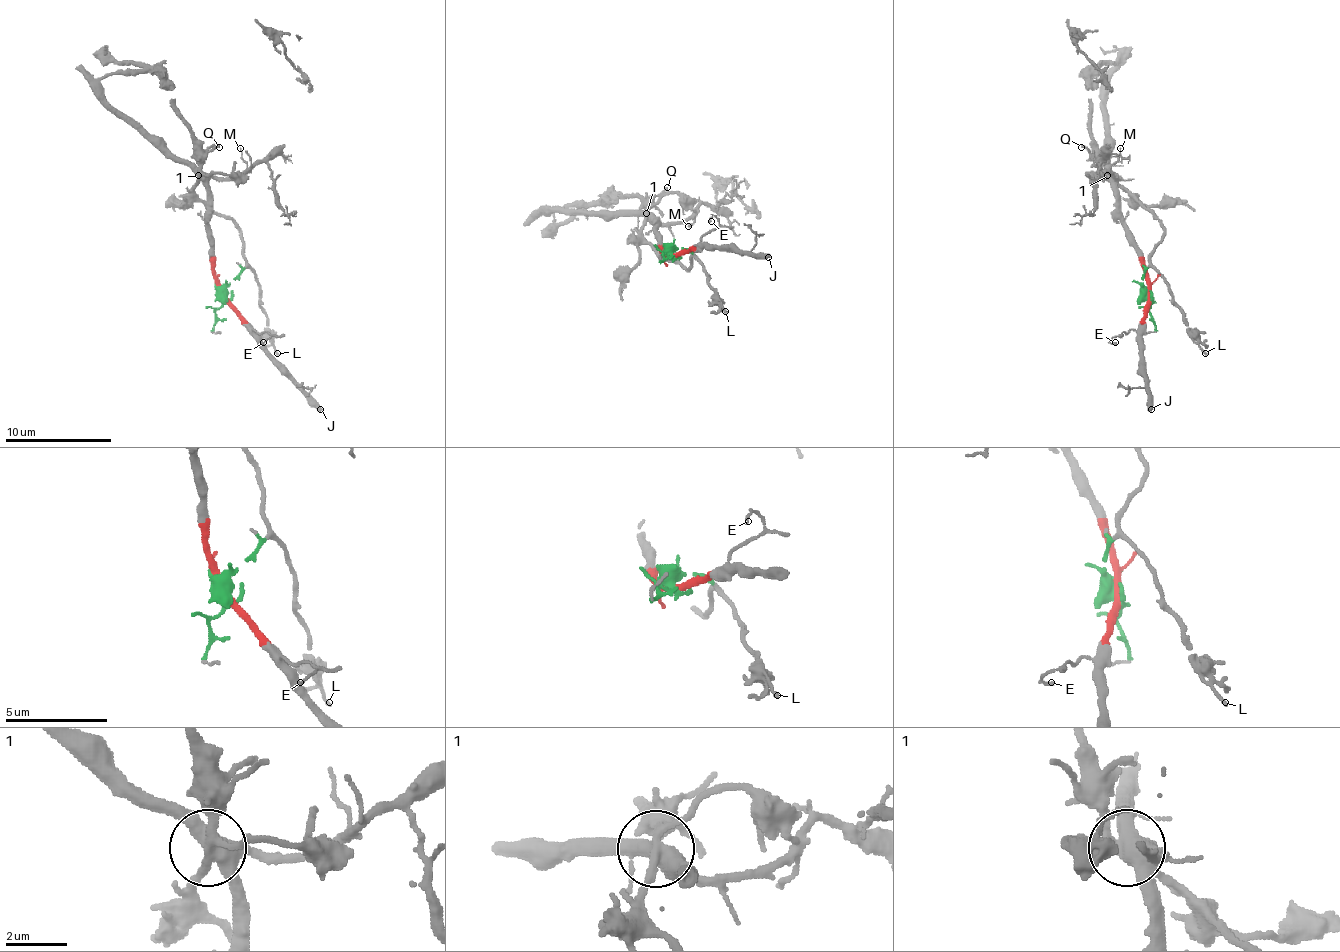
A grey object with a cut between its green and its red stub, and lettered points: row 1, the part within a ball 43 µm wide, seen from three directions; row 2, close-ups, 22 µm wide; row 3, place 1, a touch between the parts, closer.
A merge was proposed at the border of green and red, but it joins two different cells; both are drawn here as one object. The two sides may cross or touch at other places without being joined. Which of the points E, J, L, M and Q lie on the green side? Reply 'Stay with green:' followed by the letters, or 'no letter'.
Stay with green: L, Q

